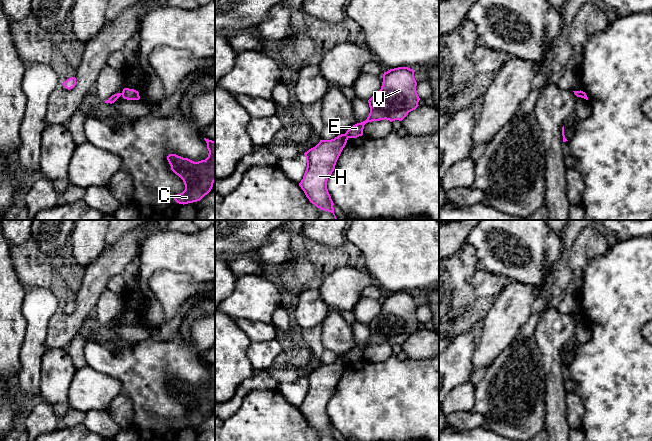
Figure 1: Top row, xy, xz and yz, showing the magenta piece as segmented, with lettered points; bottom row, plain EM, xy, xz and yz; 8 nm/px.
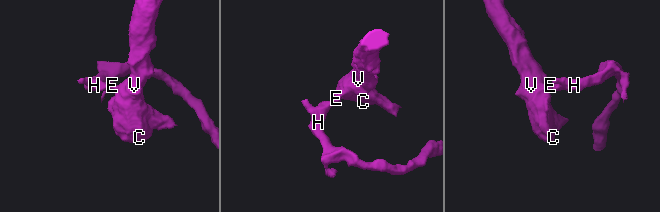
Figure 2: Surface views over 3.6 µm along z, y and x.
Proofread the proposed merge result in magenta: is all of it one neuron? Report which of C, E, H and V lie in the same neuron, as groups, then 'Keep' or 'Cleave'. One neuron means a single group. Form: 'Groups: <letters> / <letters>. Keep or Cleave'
Groups: C E V / H. Cleave

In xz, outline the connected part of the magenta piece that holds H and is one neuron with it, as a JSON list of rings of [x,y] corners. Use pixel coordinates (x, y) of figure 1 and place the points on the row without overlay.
[[[345,358],[331,364],[320,364],[315,371],[304,377],[307,391],[299,410],[312,428],[321,434],[331,436],[334,441],[334,427],[327,413],[327,405],[347,364]]]

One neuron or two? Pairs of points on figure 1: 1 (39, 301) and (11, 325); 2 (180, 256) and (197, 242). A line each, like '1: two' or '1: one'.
1: two
2: one

